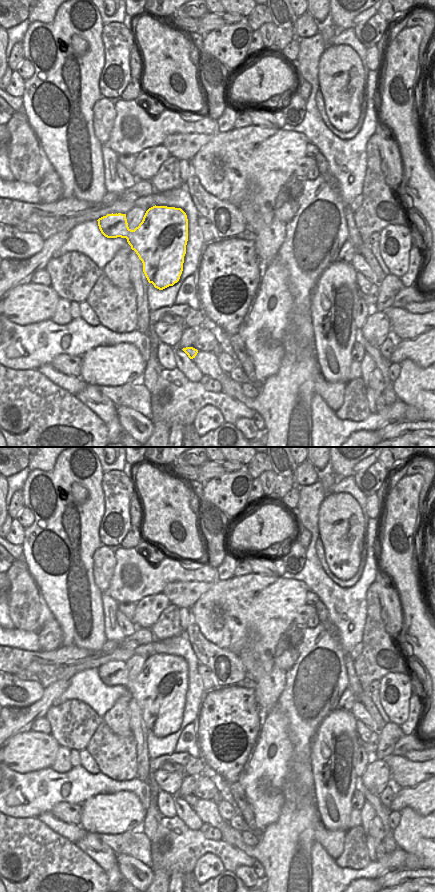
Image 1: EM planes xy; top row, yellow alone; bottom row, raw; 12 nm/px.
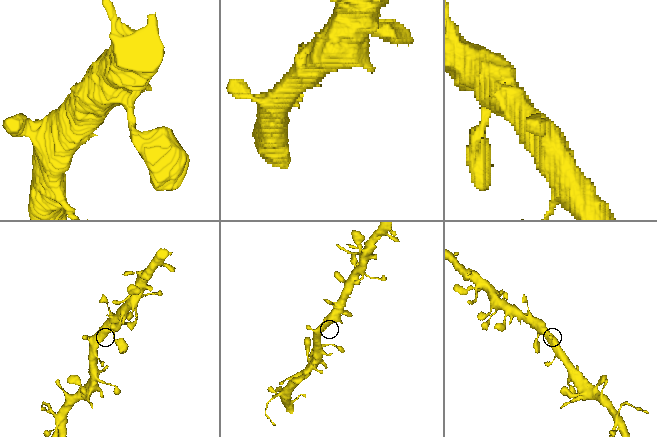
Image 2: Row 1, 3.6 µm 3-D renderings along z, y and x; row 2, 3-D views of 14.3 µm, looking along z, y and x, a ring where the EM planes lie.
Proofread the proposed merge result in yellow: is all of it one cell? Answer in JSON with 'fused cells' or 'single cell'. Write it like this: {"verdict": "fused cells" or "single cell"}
{"verdict": "single cell"}

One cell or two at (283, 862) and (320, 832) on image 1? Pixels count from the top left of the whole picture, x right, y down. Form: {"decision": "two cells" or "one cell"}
{"decision": "one cell"}

